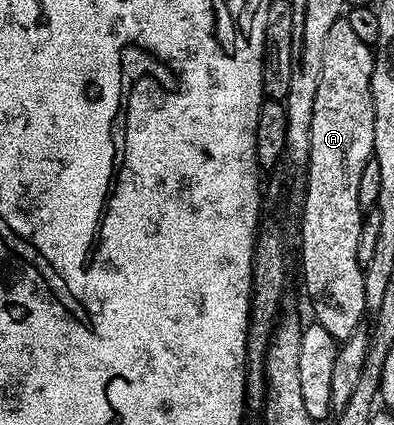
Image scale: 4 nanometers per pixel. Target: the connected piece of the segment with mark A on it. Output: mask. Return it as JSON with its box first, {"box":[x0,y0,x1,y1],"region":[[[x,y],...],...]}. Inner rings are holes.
{"box":[298,18,374,342],"region":[[[346,18],[338,19],[326,34],[326,50],[322,54],[322,78],[318,78],[318,94],[314,97],[314,119],[310,122],[310,154],[306,171],[308,185],[302,188],[302,211],[298,217],[298,268],[304,271],[304,288],[312,303],[315,323],[323,326],[335,340],[343,342],[362,327],[366,317],[366,290],[362,252],[360,256],[360,215],[358,186],[366,162],[373,159],[374,98],[372,70],[374,52]]]}

